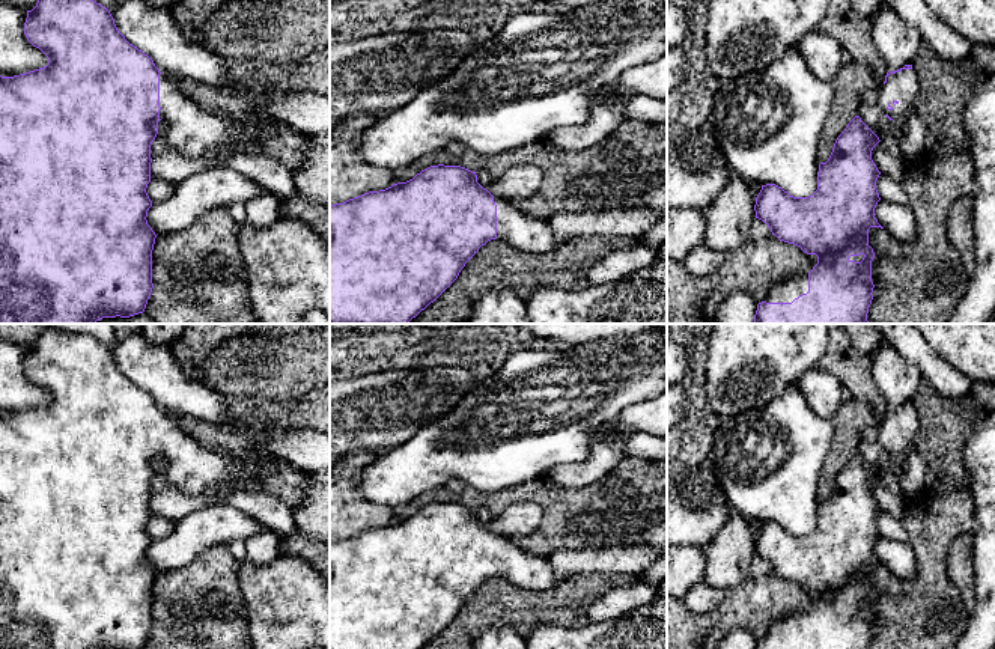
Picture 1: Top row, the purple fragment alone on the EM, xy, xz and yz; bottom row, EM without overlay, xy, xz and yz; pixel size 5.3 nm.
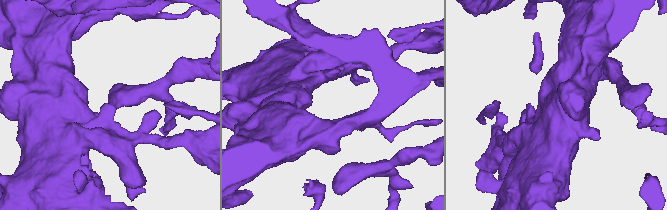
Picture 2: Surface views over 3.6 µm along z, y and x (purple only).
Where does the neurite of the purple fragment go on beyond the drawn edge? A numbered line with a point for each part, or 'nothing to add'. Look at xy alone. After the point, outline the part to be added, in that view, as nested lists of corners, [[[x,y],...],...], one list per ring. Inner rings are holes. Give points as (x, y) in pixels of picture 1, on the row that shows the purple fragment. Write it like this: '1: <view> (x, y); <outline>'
1: xy (193, 130); [[[164,72],[160,74],[160,119],[166,126],[166,146],[203,161],[208,151],[236,146],[239,154],[256,154],[256,131],[238,128],[220,110],[208,110],[187,96]]]

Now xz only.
1: xz (520, 229); [[[494,197],[497,205],[497,239],[522,251],[552,251],[561,241],[543,218],[519,211],[510,199]]]

